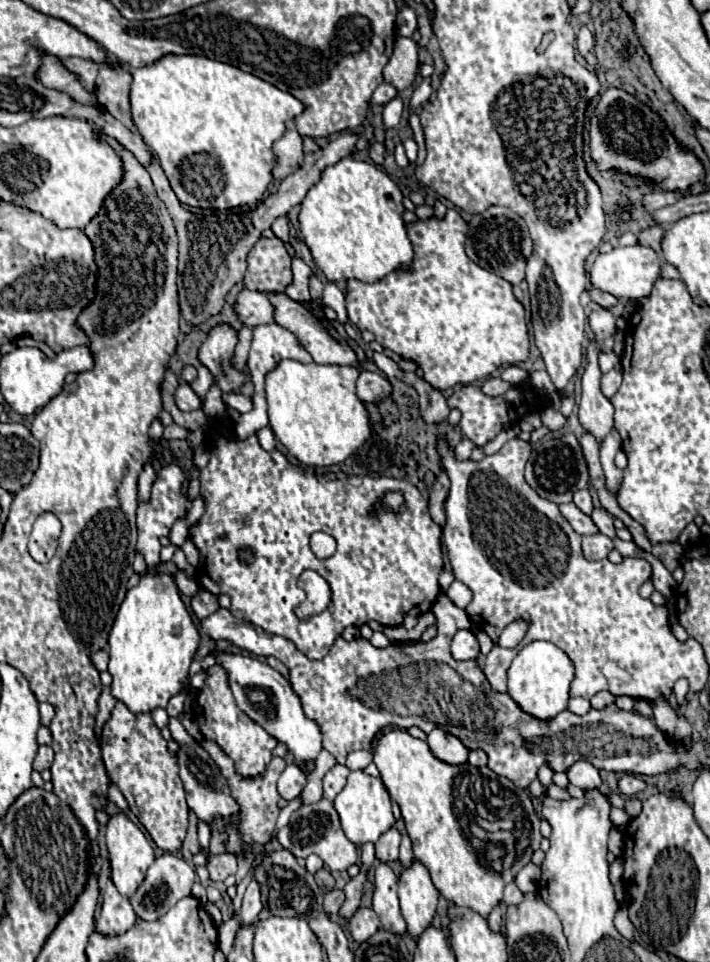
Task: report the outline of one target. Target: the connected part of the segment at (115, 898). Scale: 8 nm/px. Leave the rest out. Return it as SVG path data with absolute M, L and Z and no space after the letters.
M108 881L102 899L102 913L96 919L96 931L106 937L118 937L124 935L134 923L136 915L132 913L130 901L116 891L112 881Z

